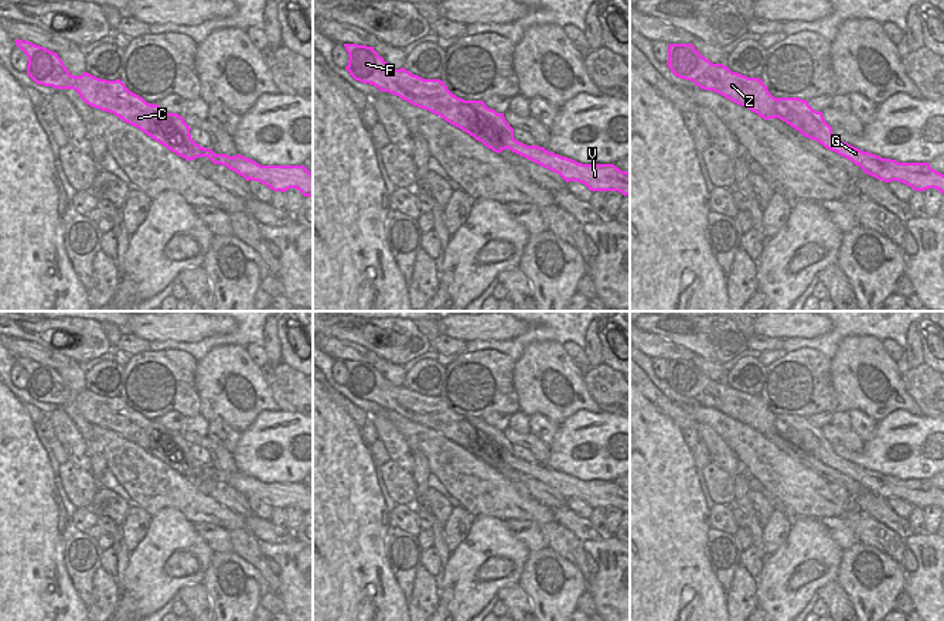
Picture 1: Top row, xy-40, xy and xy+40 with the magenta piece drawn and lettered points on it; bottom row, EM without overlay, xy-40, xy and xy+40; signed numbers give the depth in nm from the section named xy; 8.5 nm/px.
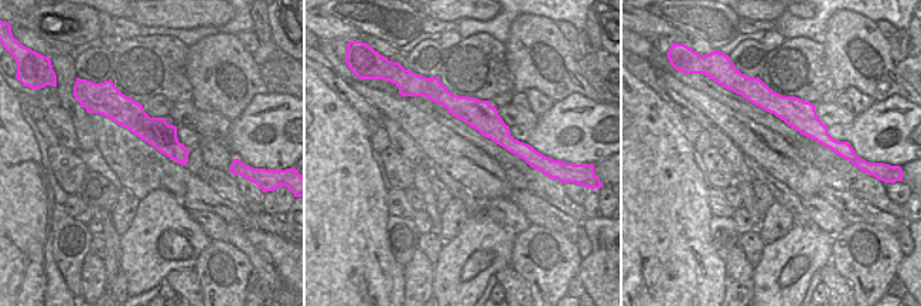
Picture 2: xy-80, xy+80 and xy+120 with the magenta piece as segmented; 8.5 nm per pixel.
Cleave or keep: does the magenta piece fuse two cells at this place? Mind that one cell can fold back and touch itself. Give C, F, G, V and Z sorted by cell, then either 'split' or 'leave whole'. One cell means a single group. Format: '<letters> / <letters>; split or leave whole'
C F Z / G V; split

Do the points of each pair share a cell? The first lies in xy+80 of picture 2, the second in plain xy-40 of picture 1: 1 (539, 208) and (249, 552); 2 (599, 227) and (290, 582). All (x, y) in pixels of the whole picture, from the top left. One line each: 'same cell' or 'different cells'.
1: same cell
2: same cell

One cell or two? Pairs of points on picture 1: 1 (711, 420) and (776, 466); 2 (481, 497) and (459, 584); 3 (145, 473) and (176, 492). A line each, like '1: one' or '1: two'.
1: one
2: two
3: one

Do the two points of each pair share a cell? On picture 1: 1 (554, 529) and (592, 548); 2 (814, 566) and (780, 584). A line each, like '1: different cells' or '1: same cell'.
1: different cells
2: same cell

